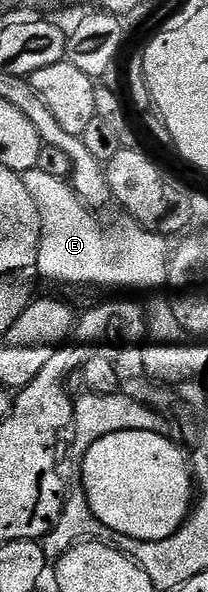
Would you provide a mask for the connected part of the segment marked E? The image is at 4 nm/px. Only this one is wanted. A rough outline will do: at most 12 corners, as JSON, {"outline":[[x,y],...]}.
{"outline":[[21,172],[38,273],[70,287],[167,286],[167,236],[105,231],[65,178]]}

